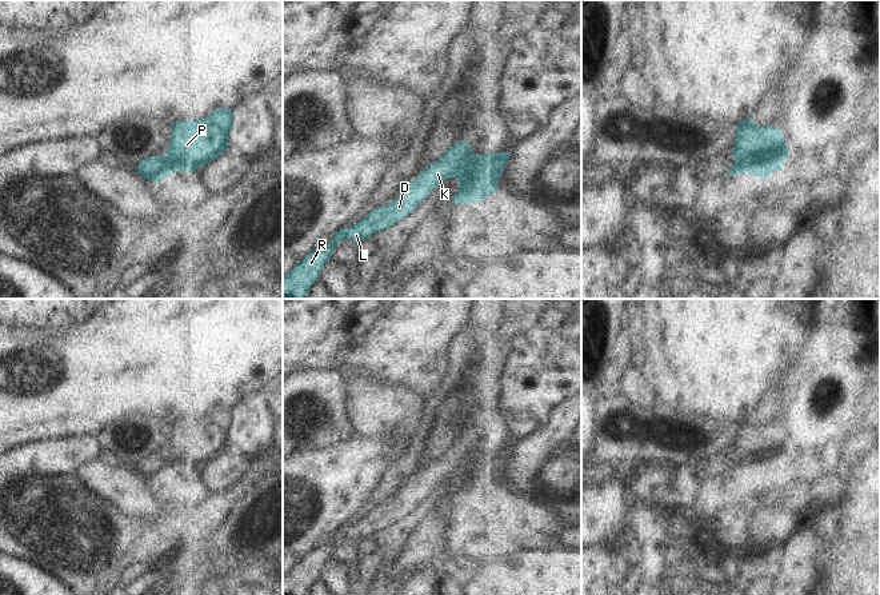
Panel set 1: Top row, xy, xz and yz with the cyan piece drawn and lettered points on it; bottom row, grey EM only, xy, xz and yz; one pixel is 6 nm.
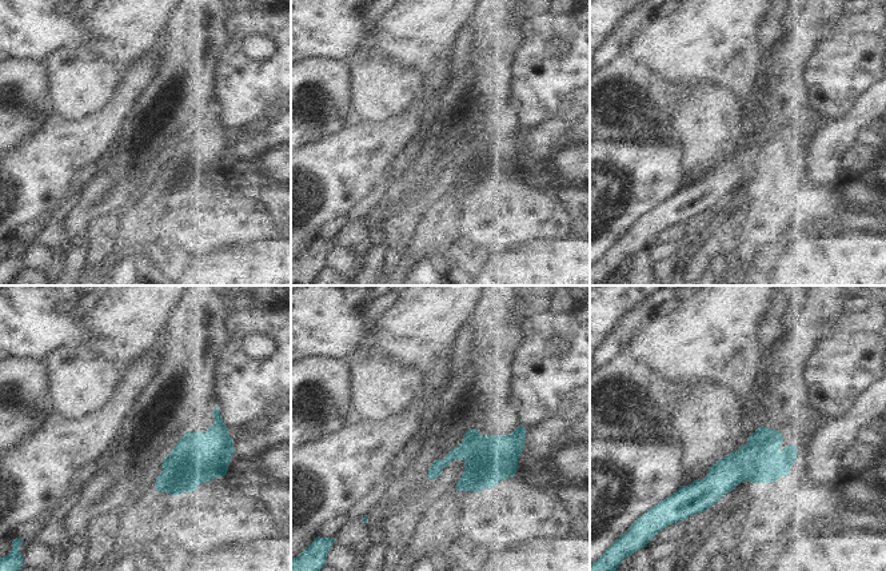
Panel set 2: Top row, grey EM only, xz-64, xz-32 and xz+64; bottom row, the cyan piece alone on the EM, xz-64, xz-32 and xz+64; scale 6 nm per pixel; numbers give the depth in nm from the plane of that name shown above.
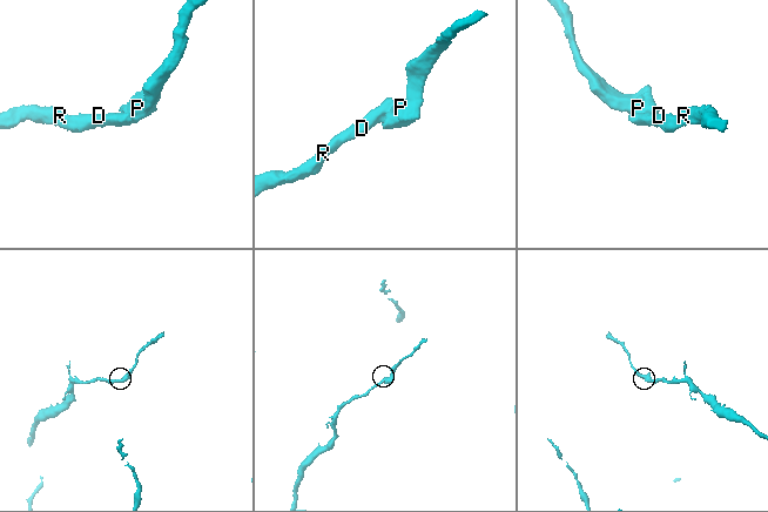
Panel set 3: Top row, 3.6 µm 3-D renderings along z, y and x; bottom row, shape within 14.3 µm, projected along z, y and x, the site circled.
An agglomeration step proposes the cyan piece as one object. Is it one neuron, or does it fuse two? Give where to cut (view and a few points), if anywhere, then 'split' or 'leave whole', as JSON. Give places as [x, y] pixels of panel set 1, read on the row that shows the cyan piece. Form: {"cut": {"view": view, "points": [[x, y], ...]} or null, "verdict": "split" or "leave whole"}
{"cut": {"view": "xz", "points": [[474, 155], [466, 171], [458, 179]]}, "verdict": "split"}

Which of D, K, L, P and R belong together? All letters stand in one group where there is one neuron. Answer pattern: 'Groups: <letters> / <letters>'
Groups: D K L R / P.

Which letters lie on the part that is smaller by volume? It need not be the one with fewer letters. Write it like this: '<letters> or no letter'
P

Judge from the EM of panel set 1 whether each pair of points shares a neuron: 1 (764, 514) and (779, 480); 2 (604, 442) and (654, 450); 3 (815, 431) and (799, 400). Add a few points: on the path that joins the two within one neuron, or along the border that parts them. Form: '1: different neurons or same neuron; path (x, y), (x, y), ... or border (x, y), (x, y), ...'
1: different neurons; border (763, 484), (778, 504), (798, 515)
2: same neuron; path (616, 442), (642, 443)
3: same neuron; path (812, 423), (807, 408)

